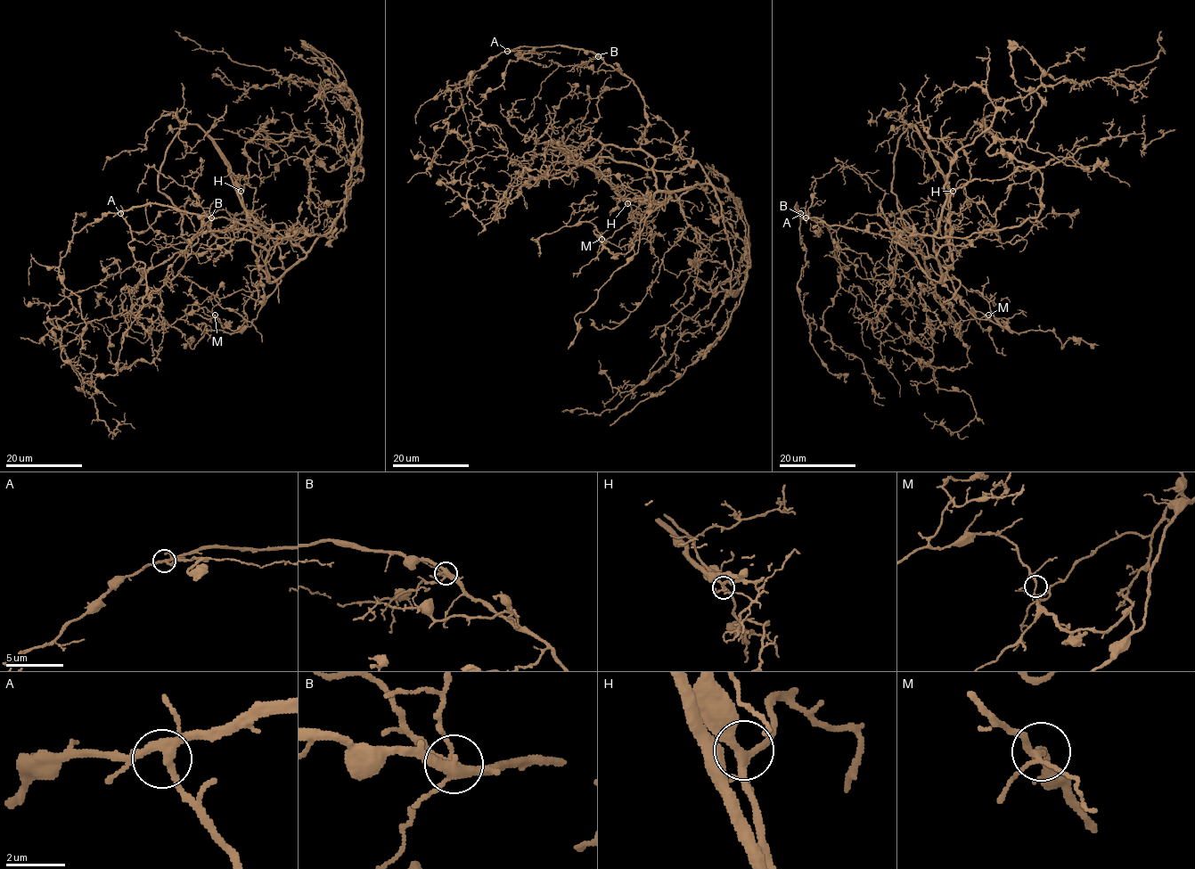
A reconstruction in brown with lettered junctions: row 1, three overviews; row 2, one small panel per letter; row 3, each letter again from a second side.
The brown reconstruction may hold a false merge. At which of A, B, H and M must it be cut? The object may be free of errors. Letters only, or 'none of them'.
none of them

